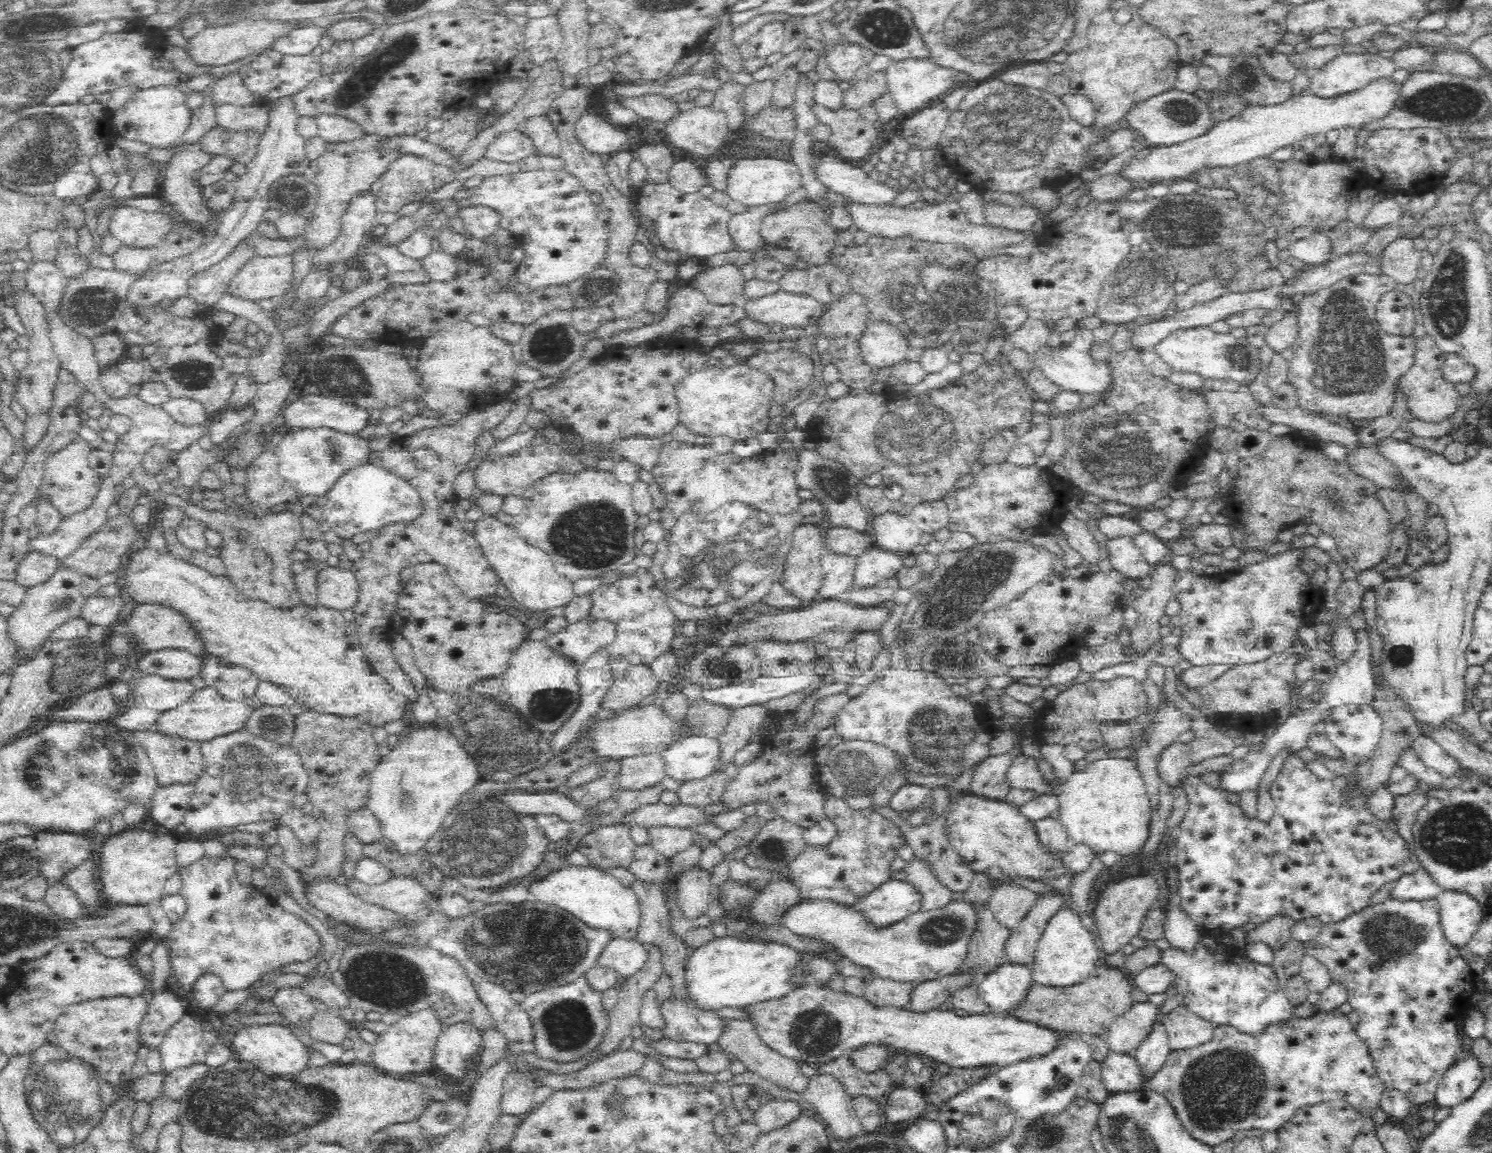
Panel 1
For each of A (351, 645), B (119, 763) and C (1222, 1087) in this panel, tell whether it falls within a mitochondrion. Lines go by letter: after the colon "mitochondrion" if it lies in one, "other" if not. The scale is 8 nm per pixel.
A: other
B: mitochondrion
C: mitochondrion

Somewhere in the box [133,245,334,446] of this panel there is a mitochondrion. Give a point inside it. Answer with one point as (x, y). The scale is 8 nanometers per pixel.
(198, 375)

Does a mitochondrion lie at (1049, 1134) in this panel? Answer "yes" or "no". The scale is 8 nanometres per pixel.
yes

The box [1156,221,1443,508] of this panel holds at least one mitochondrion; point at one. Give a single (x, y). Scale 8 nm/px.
(1346, 357)

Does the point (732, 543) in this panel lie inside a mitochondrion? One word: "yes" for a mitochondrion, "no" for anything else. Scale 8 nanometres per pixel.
yes

